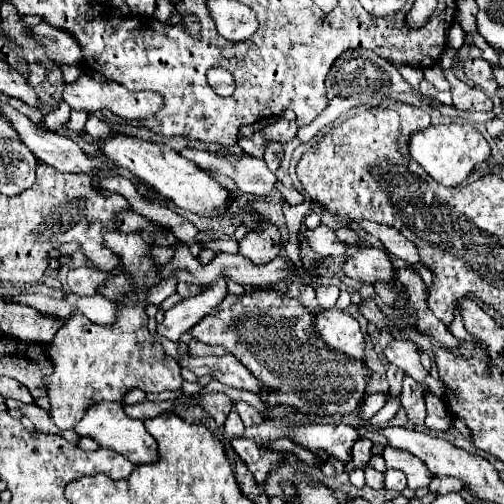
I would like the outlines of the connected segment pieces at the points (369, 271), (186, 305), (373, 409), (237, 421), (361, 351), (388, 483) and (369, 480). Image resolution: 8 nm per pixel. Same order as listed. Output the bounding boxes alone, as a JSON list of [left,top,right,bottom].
[[343,247,393,283],[157,281,227,341],[361,393,387,419],[225,409,243,437],[315,309,365,361],[385,469,407,493],[365,467,383,489]]

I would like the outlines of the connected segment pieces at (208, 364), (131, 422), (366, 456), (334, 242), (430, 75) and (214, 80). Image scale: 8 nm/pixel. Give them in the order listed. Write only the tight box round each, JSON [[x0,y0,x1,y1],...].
[[179,353,261,395],[75,401,157,465],[345,439,371,473],[303,225,345,257],[424,63,451,91],[209,67,235,97]]

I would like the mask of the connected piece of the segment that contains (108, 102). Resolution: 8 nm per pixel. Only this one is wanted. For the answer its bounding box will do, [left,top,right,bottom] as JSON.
[63,73,165,119]

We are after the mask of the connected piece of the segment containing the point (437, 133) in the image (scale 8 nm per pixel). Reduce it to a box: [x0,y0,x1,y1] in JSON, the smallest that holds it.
[409,123,491,187]

